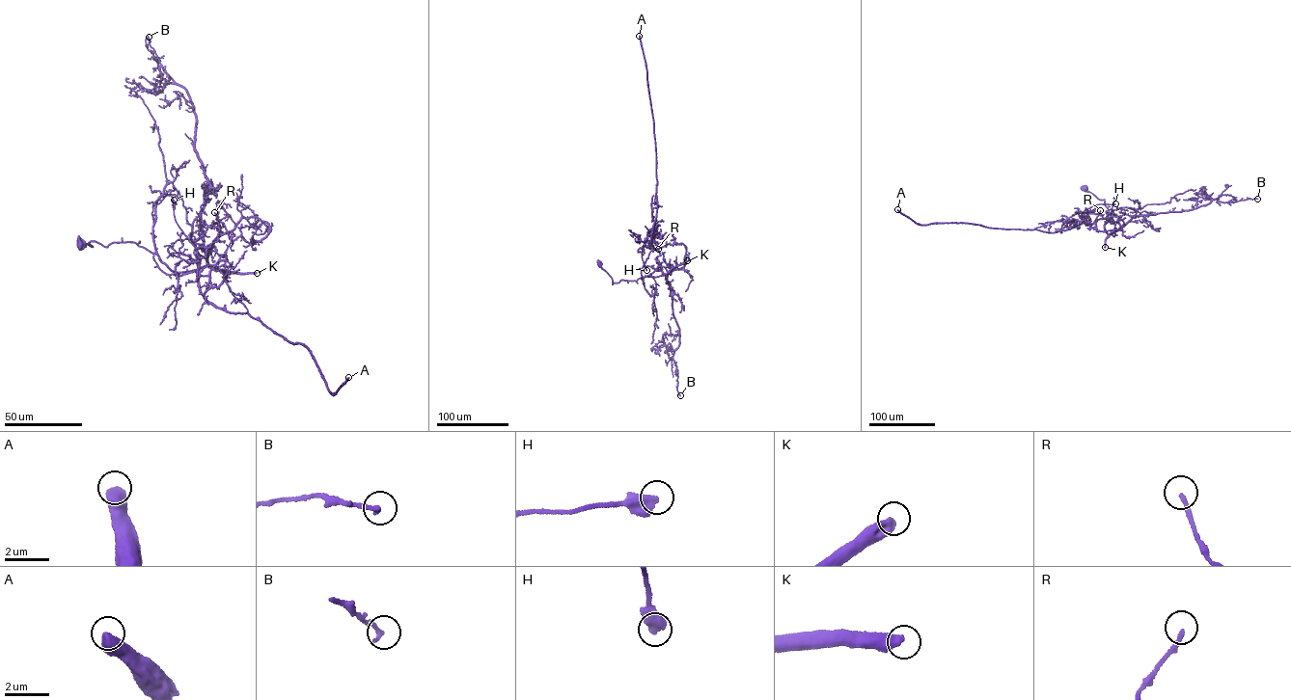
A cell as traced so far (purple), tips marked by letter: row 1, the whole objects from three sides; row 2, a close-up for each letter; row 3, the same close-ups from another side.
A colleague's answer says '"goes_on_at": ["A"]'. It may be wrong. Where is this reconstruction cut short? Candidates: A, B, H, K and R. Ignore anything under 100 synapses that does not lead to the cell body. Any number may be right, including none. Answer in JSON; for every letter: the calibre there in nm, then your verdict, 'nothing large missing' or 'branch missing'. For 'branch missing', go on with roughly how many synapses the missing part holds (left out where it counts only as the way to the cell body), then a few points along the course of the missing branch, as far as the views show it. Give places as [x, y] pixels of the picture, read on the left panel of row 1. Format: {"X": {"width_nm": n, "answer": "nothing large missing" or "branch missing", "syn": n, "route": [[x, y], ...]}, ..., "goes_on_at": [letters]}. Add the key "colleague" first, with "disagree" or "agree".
{"colleague": "disagree", "A": {"width_nm": 550, "answer": "branch missing", "syn": 900, "route": [[348, 377], [396, 395], [342, 388], [362, 363], [342, 353], [327, 274], [271, 297], [234, 277], [233, 224]]}, "B": {"width_nm": 220, "answer": "nothing large missing"}, "H": {"width_nm": 550, "answer": "nothing large missing"}, "K": {"width_nm": 550, "answer": "branch missing", "syn": 1500}, "R": {"width_nm": 190, "answer": "nothing large missing"}, "goes_on_at": ["A", "K"]}

